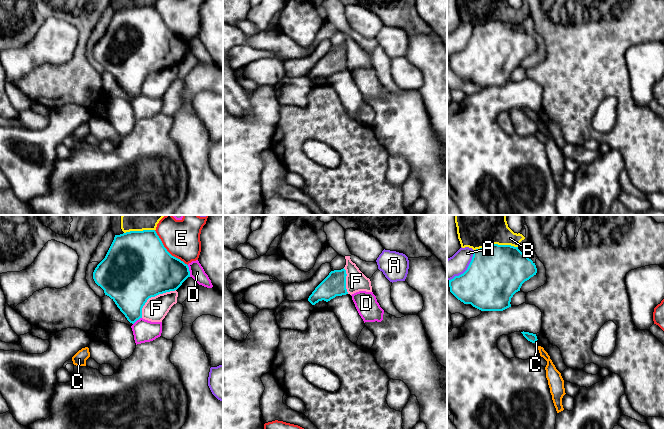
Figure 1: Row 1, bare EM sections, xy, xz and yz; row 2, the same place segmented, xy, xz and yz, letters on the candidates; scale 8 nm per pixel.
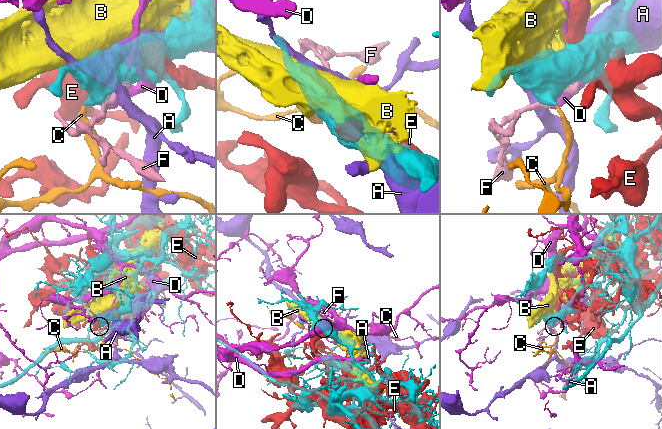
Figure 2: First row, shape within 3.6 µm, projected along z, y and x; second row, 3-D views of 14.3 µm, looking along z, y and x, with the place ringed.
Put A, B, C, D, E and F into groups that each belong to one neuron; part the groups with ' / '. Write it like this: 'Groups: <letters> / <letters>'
Groups: A / B / C / D / E / F

